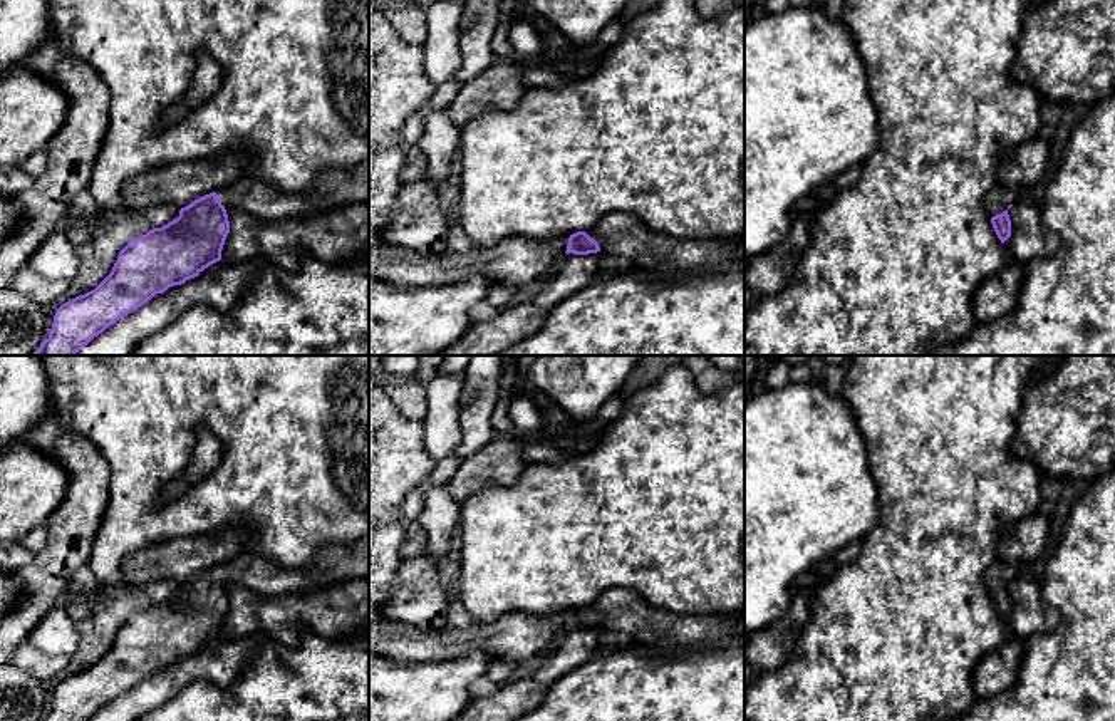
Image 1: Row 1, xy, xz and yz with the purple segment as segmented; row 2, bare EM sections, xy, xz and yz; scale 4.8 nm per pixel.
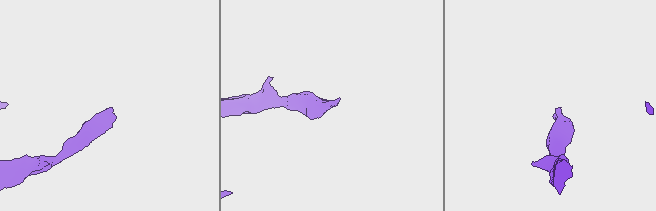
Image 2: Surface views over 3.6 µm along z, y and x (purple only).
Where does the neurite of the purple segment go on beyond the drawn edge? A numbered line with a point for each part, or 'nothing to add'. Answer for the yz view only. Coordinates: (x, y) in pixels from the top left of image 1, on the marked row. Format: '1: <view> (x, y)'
1: yz (998, 200)

